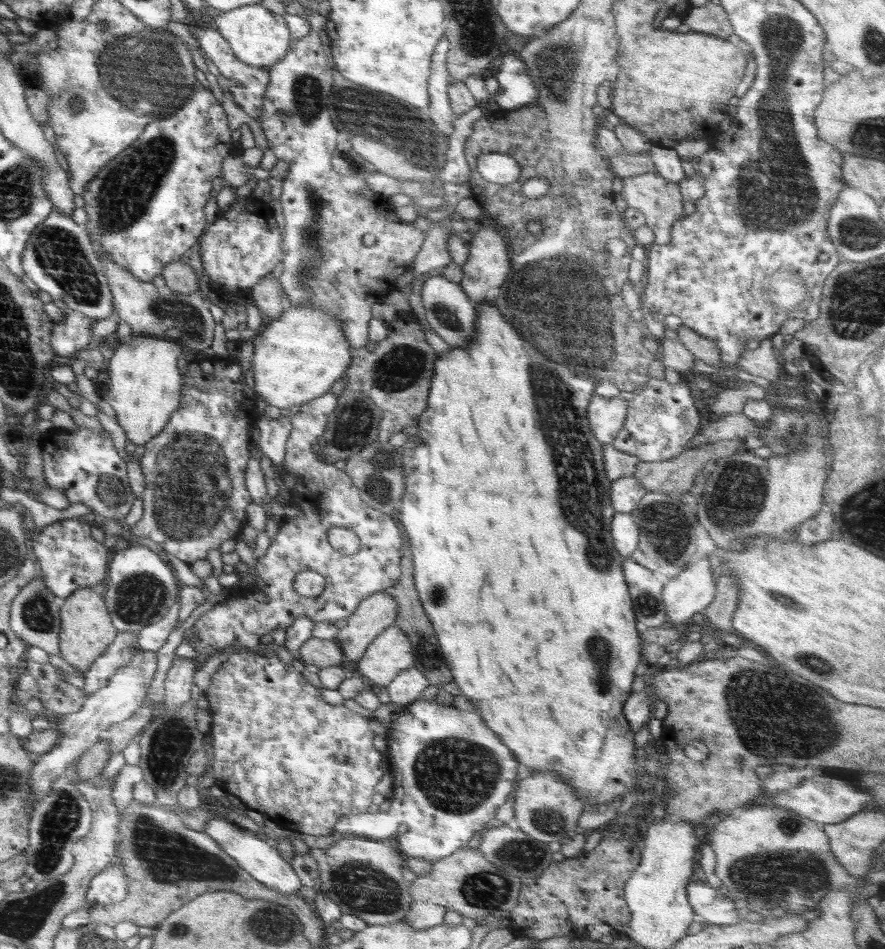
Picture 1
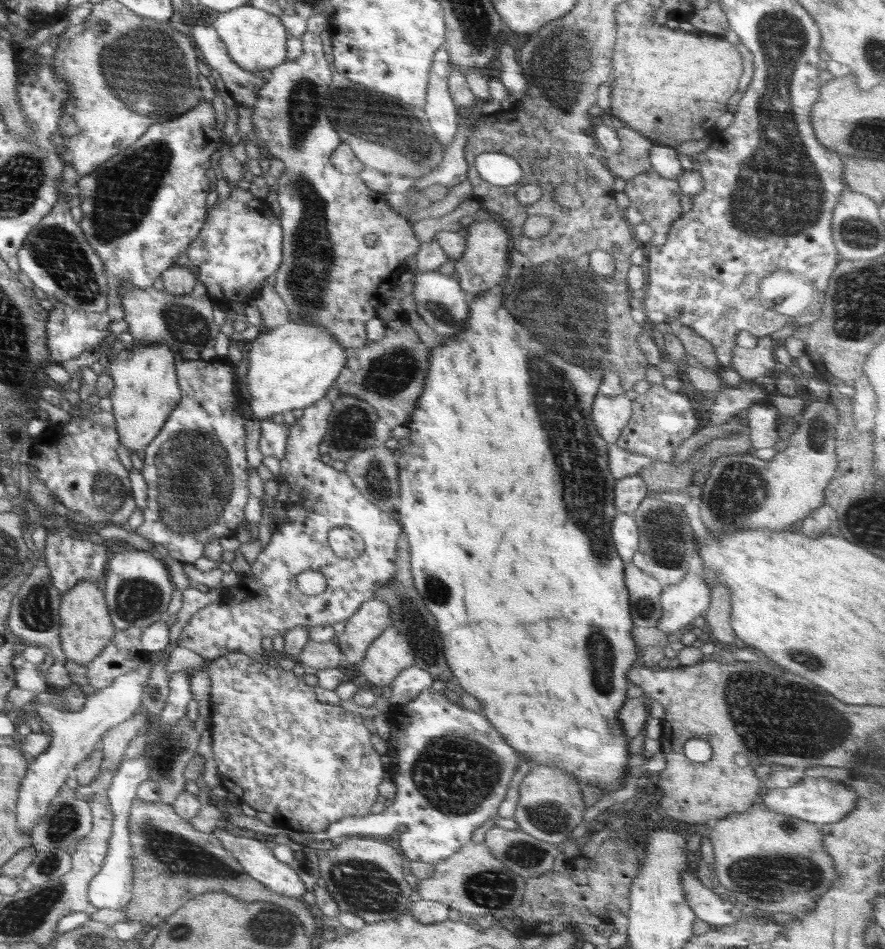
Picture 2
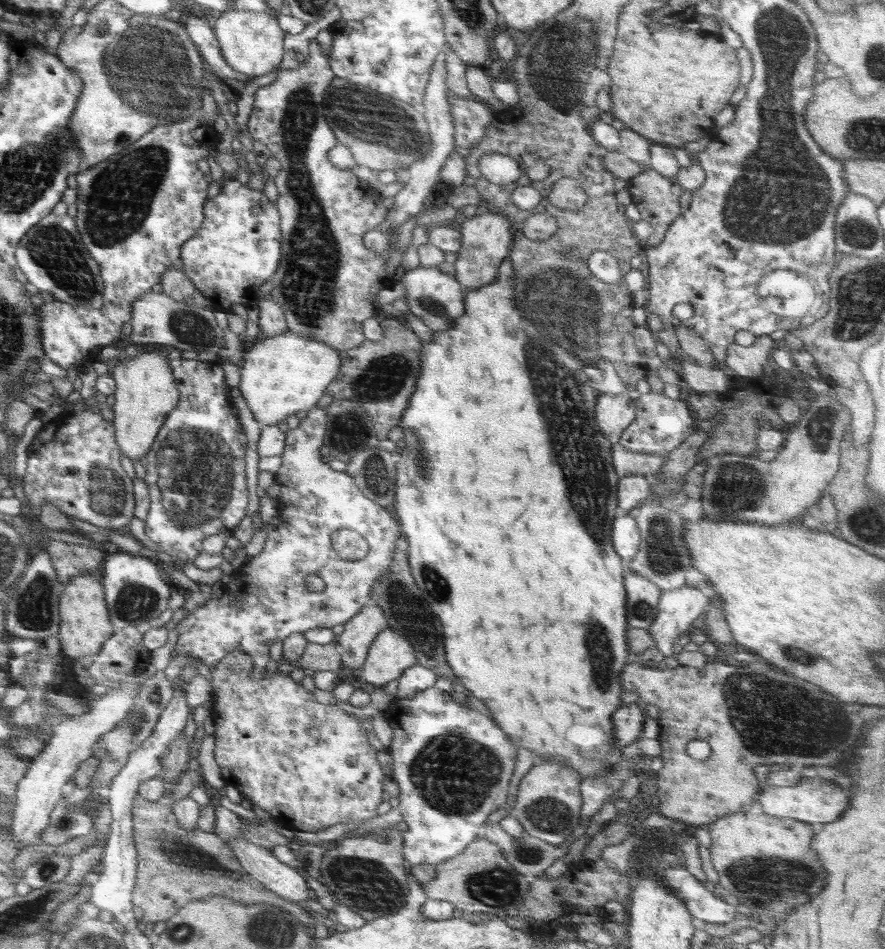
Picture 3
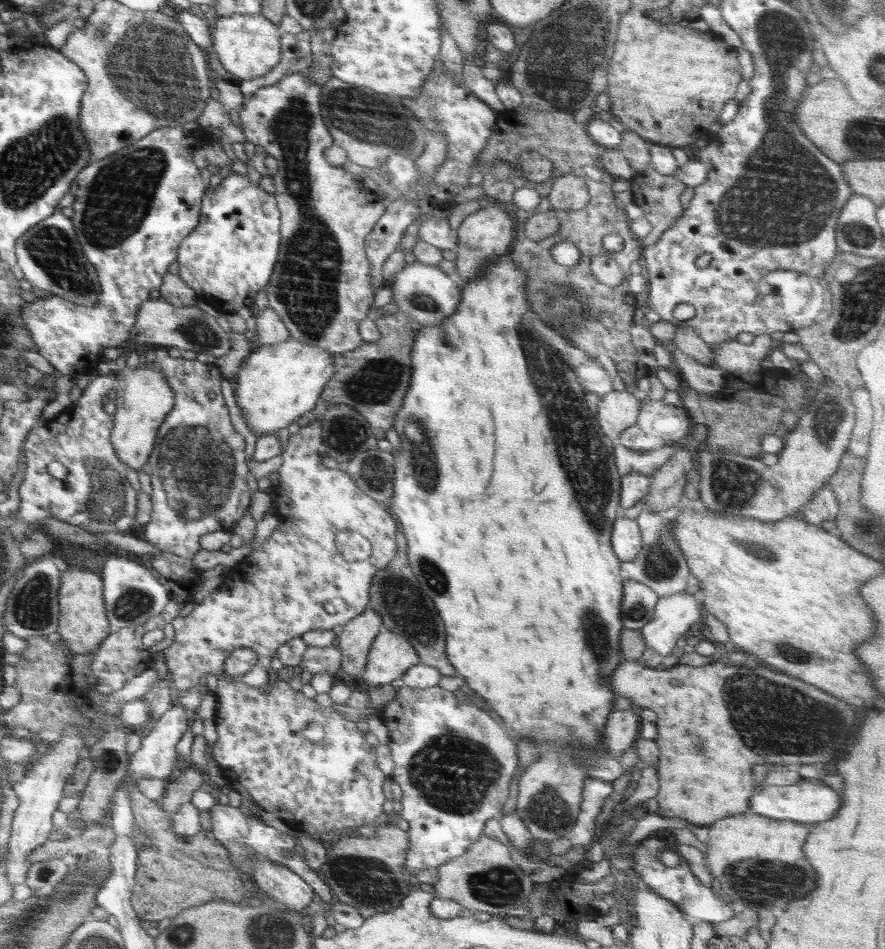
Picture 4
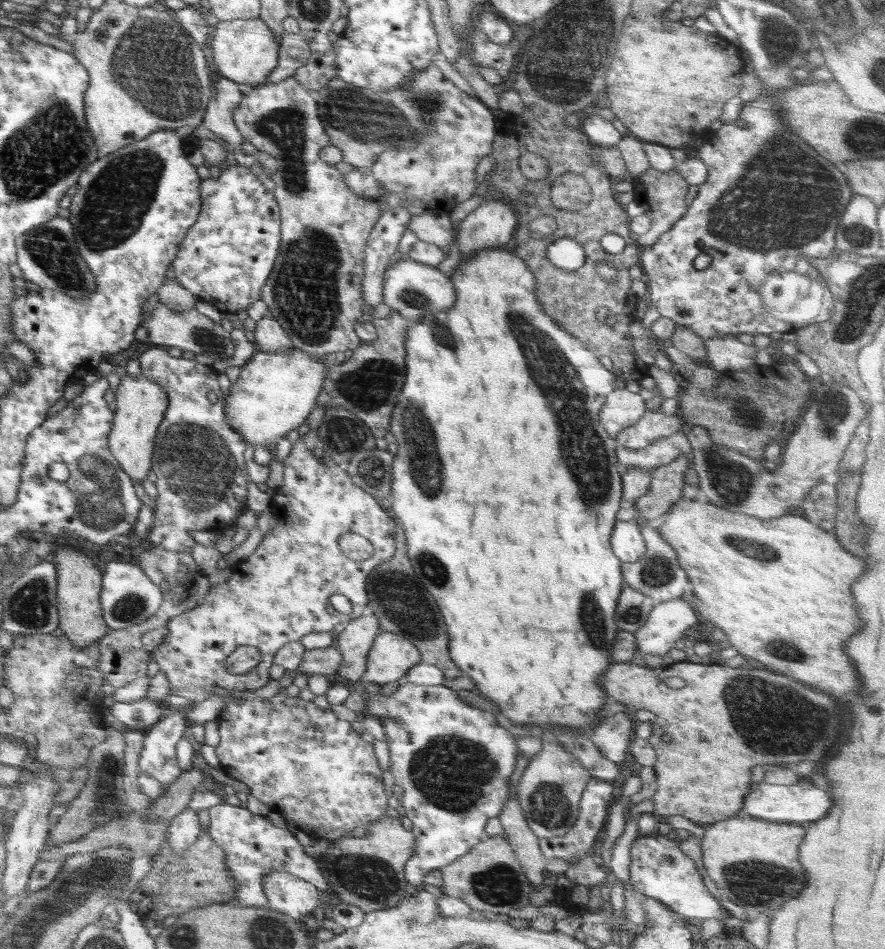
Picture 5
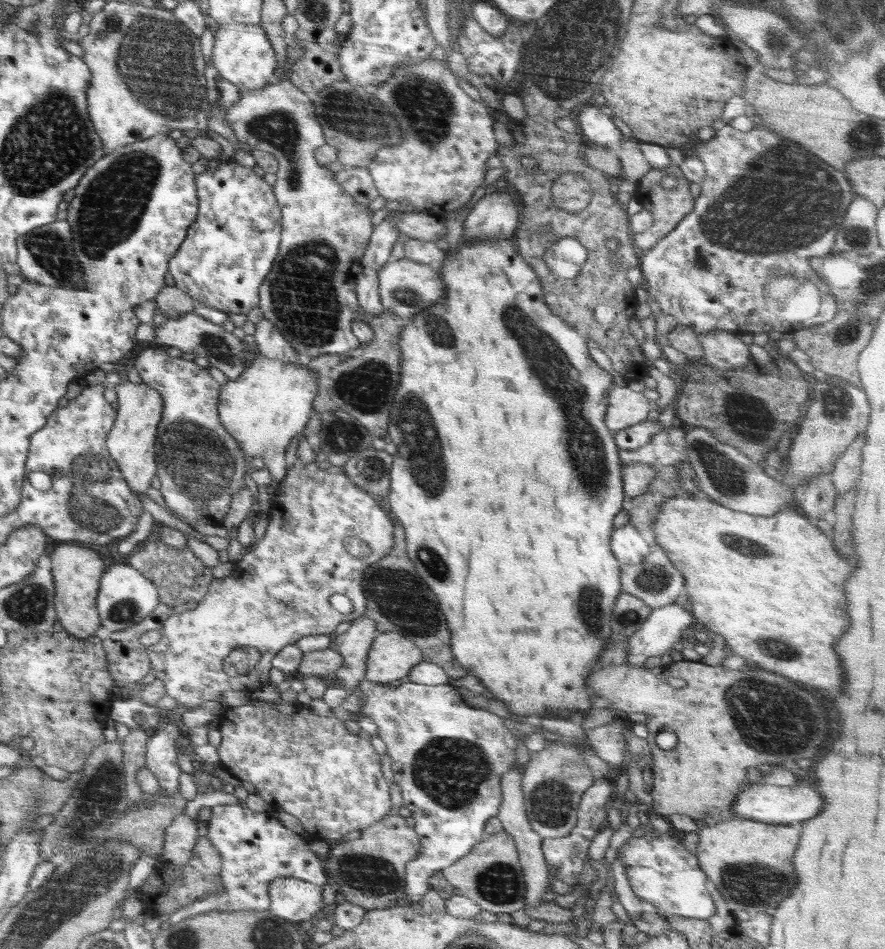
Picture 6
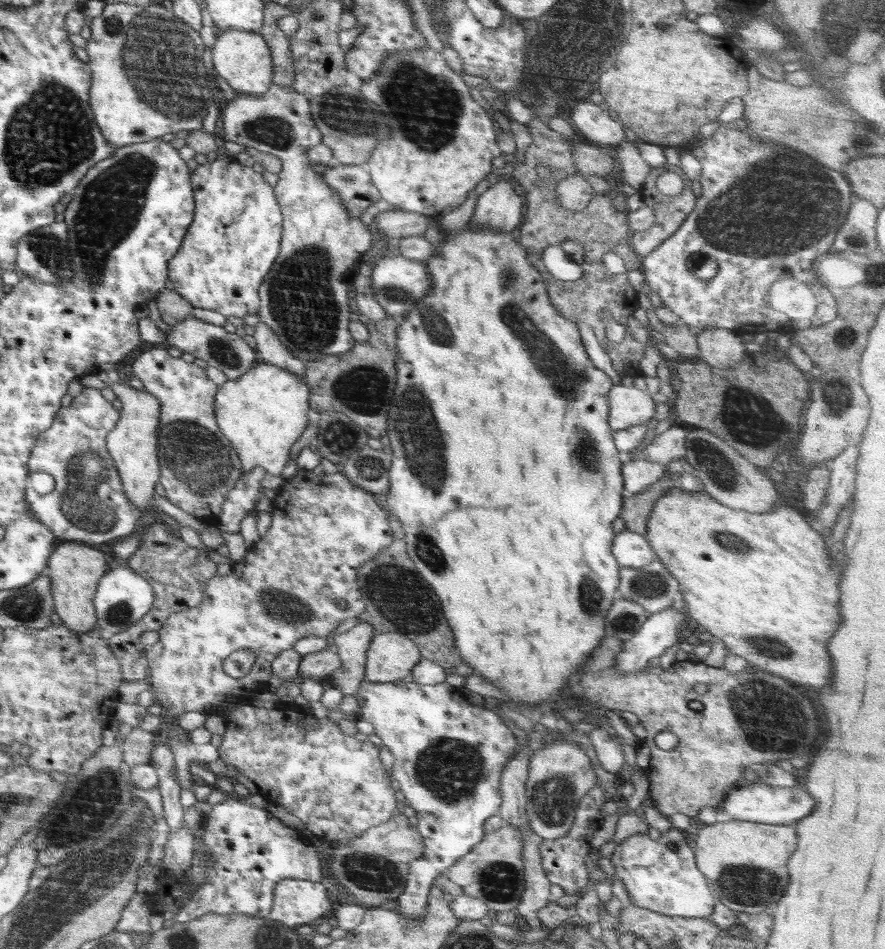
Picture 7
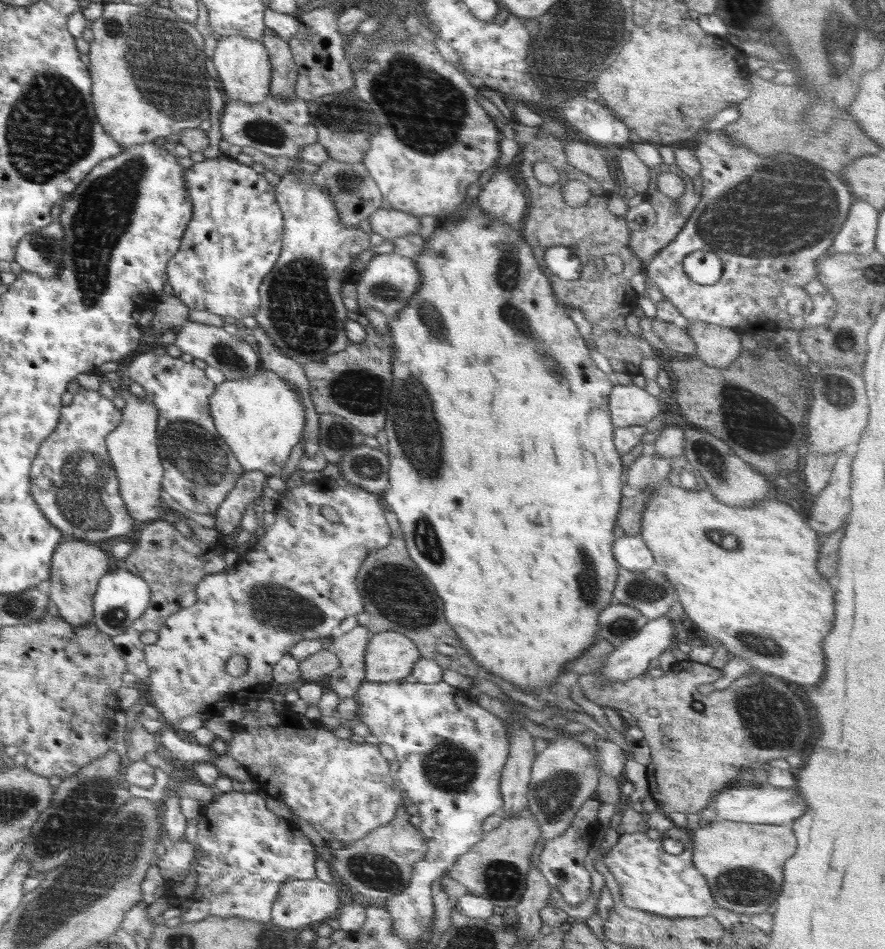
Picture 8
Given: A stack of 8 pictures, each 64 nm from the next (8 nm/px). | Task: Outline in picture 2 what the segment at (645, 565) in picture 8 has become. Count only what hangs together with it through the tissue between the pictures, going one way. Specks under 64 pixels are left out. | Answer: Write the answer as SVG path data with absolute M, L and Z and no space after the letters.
M618 512L612 523L612 541L622 562L632 563L639 544L639 529L633 515Z

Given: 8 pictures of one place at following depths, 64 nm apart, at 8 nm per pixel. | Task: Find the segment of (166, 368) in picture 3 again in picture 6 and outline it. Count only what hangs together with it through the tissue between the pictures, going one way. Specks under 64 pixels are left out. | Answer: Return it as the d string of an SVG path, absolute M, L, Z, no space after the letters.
M123 381L115 387L119 418L116 419L115 428L112 428L107 437L108 452L122 470L127 483L131 485L136 495L147 493L151 481L156 475L155 441L157 427L162 420L164 400L155 388L142 382L134 384Z

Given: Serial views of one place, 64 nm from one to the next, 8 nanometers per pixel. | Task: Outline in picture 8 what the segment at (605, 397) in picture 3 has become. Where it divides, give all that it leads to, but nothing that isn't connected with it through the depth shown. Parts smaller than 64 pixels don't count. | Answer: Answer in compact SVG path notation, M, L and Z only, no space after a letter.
M614 385L609 395L609 412L611 413L611 422L615 429L627 428L628 426L640 425L645 427L662 409L659 400L651 396L644 388L637 385Z

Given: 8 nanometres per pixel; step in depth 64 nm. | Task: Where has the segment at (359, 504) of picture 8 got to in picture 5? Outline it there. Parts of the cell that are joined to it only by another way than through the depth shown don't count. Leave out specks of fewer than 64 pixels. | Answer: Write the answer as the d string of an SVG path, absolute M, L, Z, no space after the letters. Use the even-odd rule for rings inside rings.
M309 431L292 445L283 463L282 484L272 490L273 502L269 510L276 518L276 526L263 536L262 542L250 556L230 566L233 575L230 575L229 583L223 582L210 587L203 600L191 611L168 620L165 627L168 634L158 648L152 648L152 654L159 670L164 672L170 683L169 694L182 696L196 704L214 693L216 685L226 690L255 691L270 682L268 670L273 664L273 656L284 644L300 640L311 632L332 632L336 624L346 624L368 612L366 580L378 564L390 560L396 552L395 533L398 522L388 516L385 503L380 503L352 482L344 467L325 466L319 462L313 451L318 439L316 431ZM346 533L355 533L366 538L373 547L372 556L366 560L346 558L337 542ZM332 594L343 594L348 598L352 604L349 615L343 615L336 610L333 613L328 612L326 601ZM239 646L256 647L263 657L245 675L226 674L226 657Z

